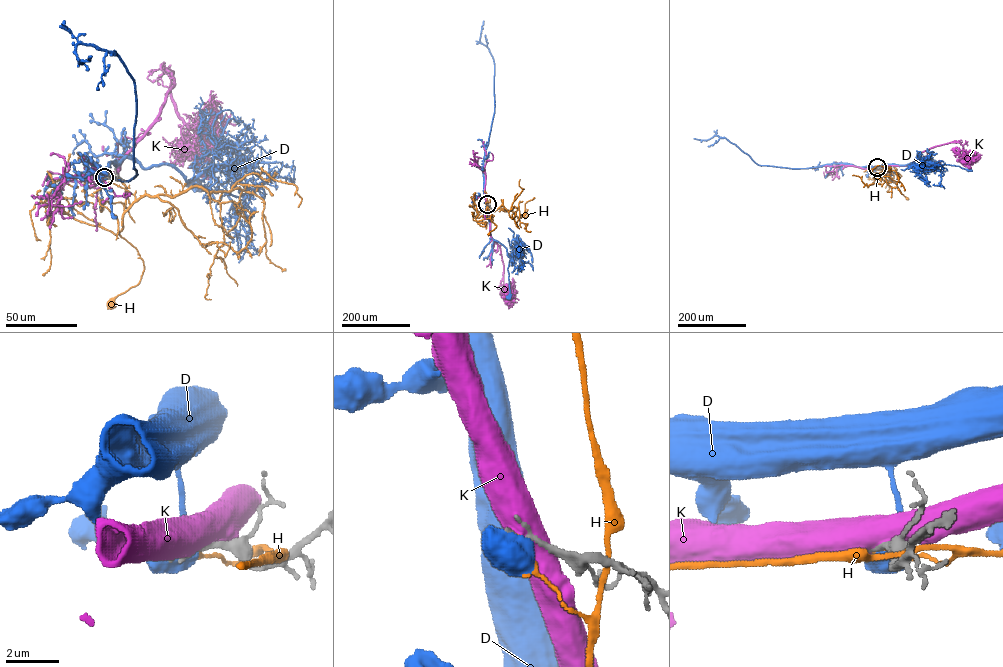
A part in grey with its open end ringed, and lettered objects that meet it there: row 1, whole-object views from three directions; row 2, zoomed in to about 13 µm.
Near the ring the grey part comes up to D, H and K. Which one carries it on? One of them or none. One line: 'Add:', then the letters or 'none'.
Add: none

